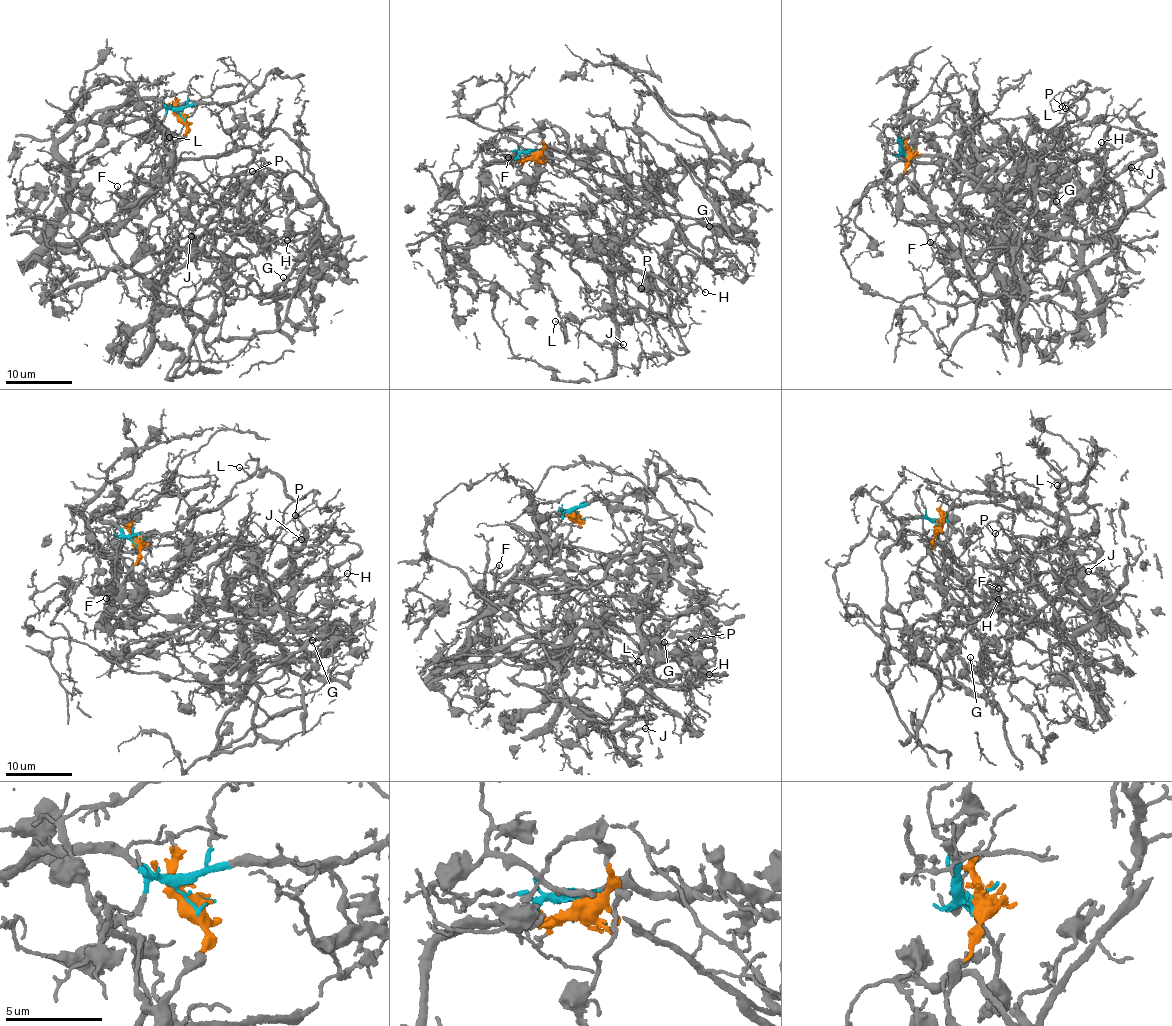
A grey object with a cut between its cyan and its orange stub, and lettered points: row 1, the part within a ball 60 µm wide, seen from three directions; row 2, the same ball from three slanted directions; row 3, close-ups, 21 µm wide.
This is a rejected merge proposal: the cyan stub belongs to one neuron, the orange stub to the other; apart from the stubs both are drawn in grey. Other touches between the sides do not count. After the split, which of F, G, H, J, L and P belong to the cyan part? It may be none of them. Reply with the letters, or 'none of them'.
F, H, J, L, P

